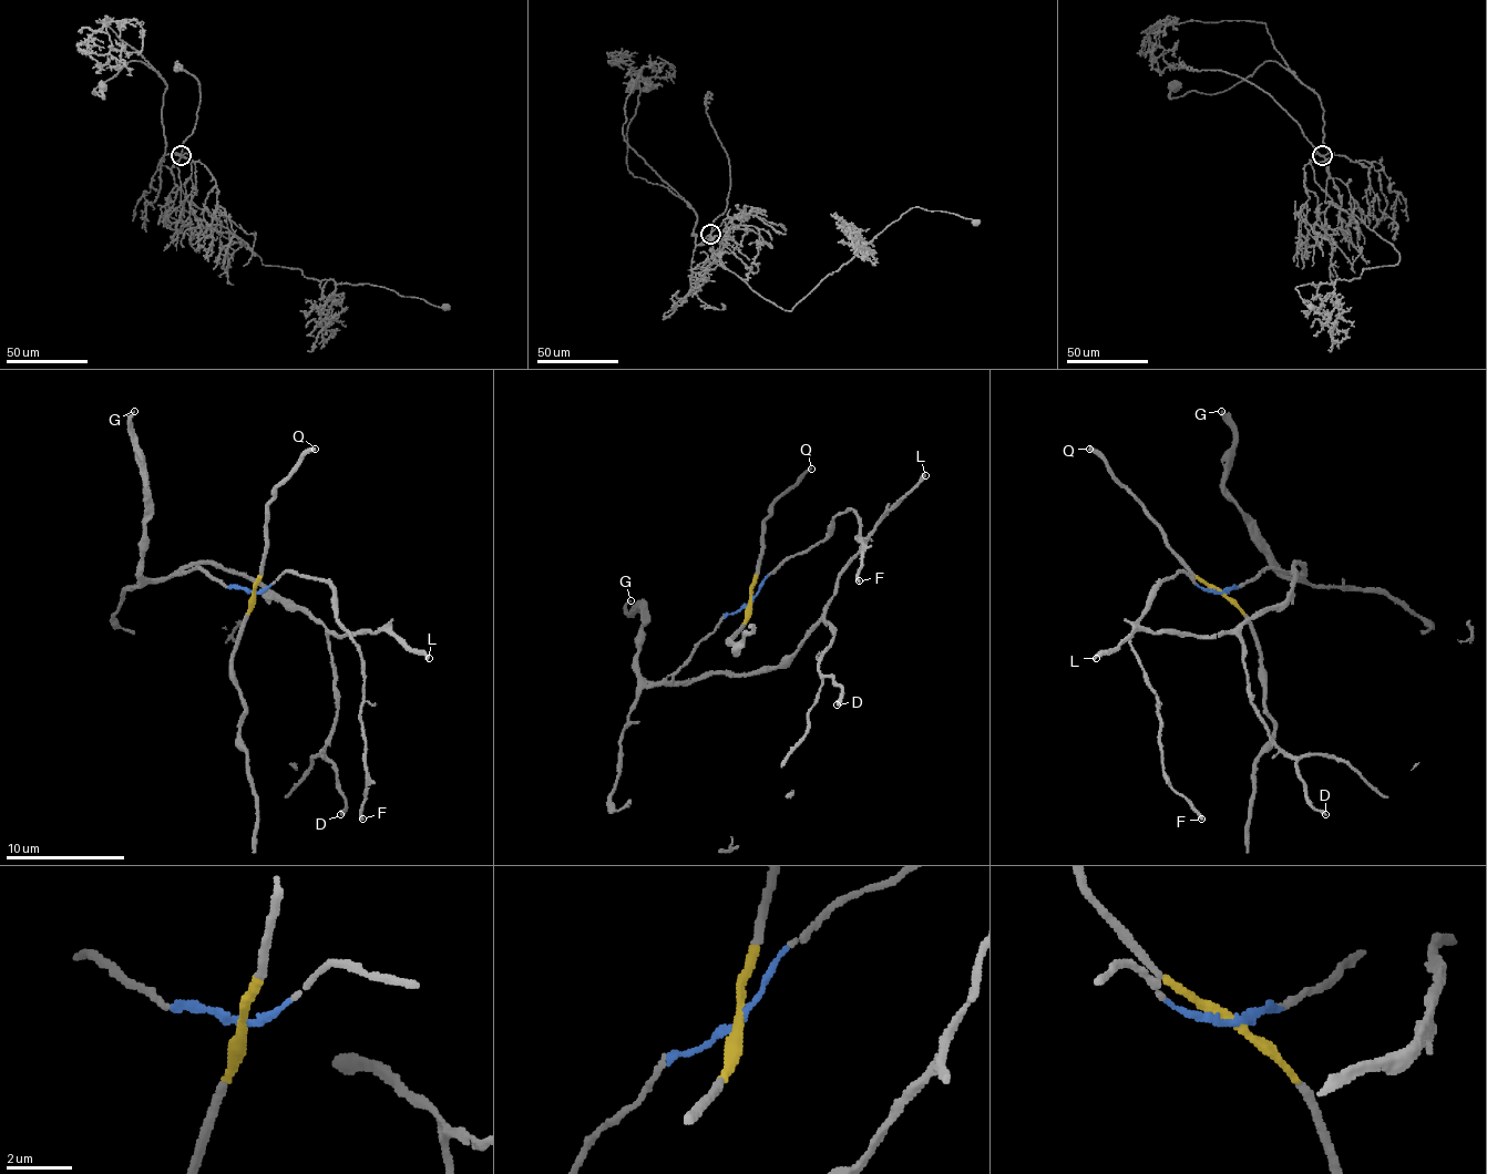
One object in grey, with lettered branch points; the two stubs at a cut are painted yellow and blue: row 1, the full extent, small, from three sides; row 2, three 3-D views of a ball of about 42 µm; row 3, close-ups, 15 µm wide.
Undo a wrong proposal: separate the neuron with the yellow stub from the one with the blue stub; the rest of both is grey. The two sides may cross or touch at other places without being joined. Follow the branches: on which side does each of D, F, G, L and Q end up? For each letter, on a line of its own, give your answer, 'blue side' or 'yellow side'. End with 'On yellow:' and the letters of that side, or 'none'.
D: blue side
F: blue side
G: blue side
L: blue side
Q: yellow side
On yellow: Q

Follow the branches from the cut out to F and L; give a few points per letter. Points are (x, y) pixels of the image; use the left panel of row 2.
F: (256, 591), (265, 591), (283, 573), (321, 579), (334, 591), (334, 618), (355, 645), (363, 678), (363, 819)
L: (256, 591), (226, 588), (202, 567), (177, 573), (219, 564), (253, 576), (330, 632), (390, 630), (429, 657)

